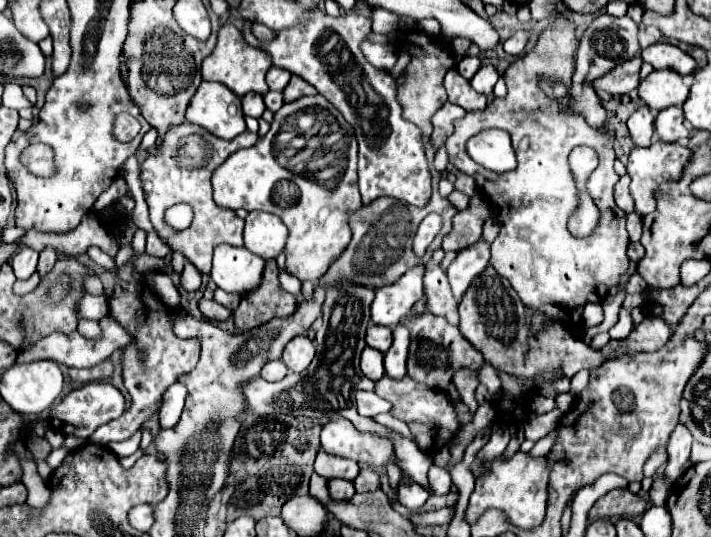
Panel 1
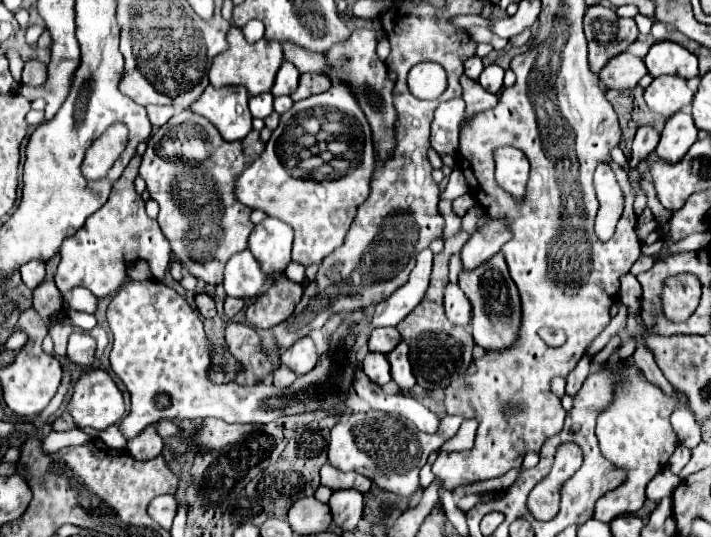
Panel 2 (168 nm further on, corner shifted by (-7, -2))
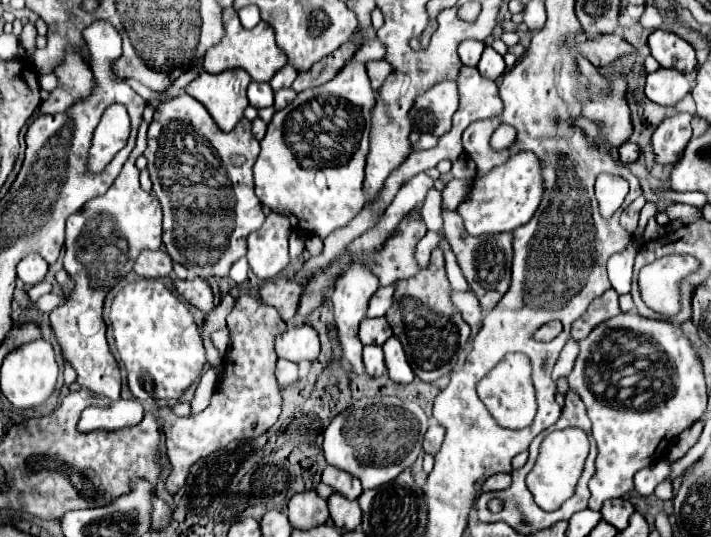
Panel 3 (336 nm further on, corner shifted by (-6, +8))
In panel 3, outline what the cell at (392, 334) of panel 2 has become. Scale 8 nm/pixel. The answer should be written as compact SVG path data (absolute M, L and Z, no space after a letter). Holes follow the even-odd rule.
M365 318L359 328L359 340L363 344L385 344L393 336L391 326L385 318Z

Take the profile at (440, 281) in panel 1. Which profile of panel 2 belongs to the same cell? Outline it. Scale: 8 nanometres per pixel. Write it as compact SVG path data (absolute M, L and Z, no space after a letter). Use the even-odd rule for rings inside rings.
M450 282L446 286L444 308L446 308L446 316L452 324L458 324L458 326L468 326L470 324L472 306L470 306L470 300L466 298L466 294L462 294L458 284Z

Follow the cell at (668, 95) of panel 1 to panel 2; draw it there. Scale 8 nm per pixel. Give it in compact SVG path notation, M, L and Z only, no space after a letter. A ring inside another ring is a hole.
M660 76L644 92L644 100L652 112L658 112L666 118L680 112L692 102L692 92L686 86L686 80L680 76Z

